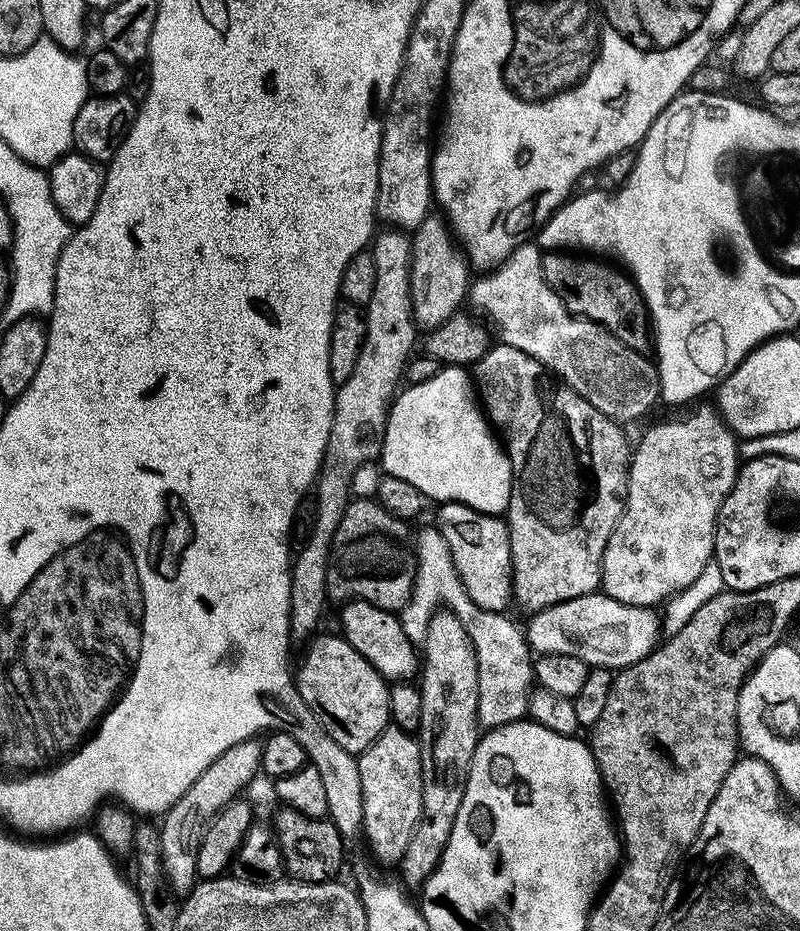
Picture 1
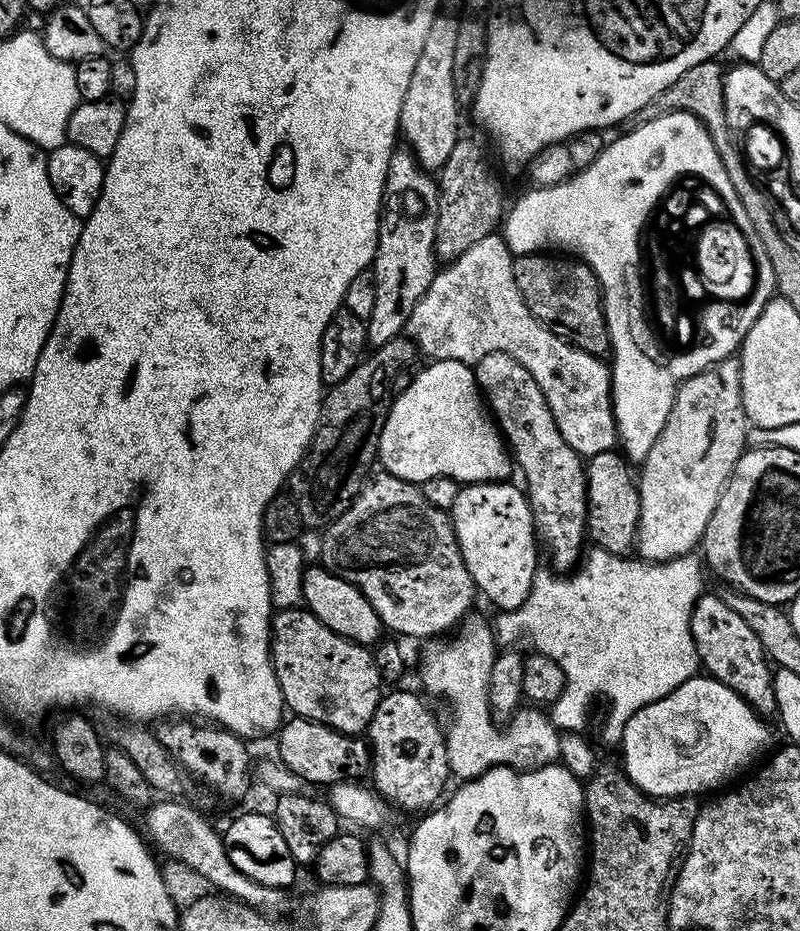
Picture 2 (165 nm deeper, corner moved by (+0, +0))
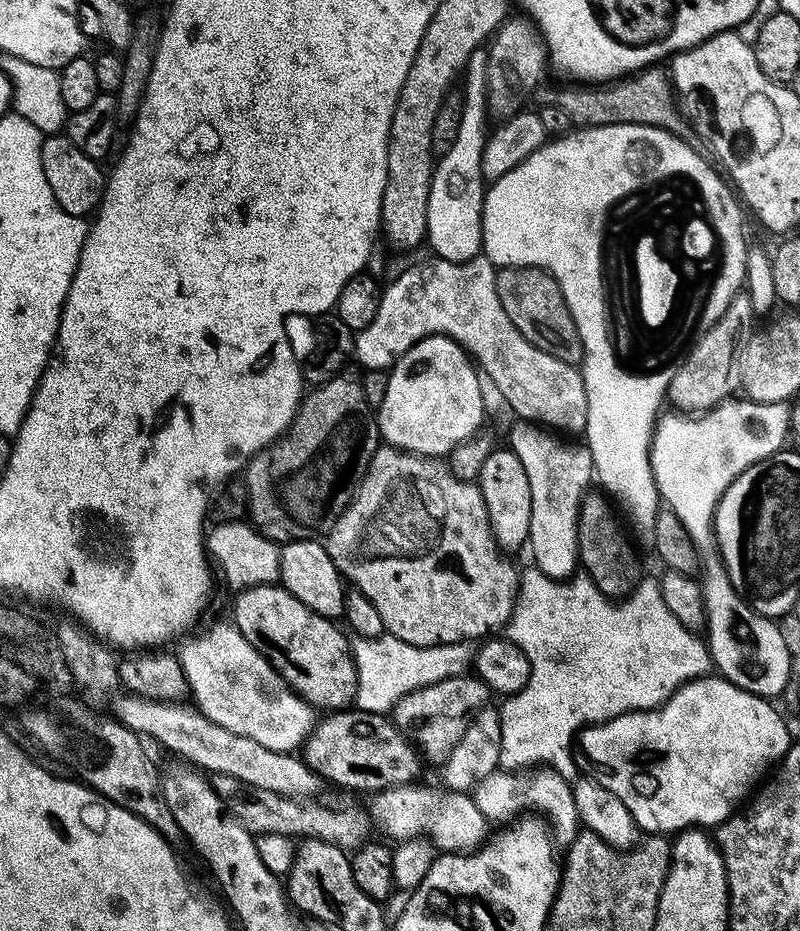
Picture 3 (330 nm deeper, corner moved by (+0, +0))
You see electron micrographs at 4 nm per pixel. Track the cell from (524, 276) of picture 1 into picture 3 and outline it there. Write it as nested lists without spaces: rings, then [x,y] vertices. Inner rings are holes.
[[[483,254],[461,264],[439,258],[429,259],[406,269],[389,288],[387,285],[380,293],[378,314],[374,314],[374,322],[355,333],[354,360],[361,364],[361,369],[391,369],[399,356],[414,347],[423,336],[449,336],[468,353],[482,371],[494,378],[494,386],[502,390],[502,398],[506,398],[513,413],[521,421],[532,421],[560,434],[583,433],[588,403],[581,369],[575,364],[562,362],[557,356],[538,350],[538,346],[526,342],[526,338],[518,334],[514,322],[506,318],[506,310],[502,310],[502,302],[498,302],[496,268],[492,261]]]

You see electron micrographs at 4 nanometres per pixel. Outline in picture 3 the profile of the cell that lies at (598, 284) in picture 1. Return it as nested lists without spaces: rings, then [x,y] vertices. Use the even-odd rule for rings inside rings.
[[[500,266],[496,268],[496,289],[498,302],[502,302],[502,310],[506,310],[506,318],[514,322],[518,334],[522,334],[526,342],[567,364],[579,365],[583,361],[584,347],[578,326],[574,326],[566,298],[562,298],[562,290],[551,274],[543,268]]]

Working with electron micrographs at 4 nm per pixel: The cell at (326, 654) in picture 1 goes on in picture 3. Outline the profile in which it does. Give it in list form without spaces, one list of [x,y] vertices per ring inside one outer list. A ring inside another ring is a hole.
[[[279,583],[244,588],[234,597],[231,623],[313,709],[344,710],[355,701],[356,663],[349,637],[340,633],[335,619],[310,610]]]

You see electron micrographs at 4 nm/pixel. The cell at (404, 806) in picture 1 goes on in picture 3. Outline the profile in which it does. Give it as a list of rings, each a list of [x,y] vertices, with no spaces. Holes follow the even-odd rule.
[[[465,674],[462,676],[448,676],[445,680],[439,680],[433,684],[427,684],[424,688],[414,690],[406,694],[393,706],[390,719],[413,744],[416,745],[421,757],[435,766],[443,765],[446,758],[450,758],[451,751],[462,741],[468,723],[475,717],[485,705],[489,703],[490,689],[482,683],[479,676]]]

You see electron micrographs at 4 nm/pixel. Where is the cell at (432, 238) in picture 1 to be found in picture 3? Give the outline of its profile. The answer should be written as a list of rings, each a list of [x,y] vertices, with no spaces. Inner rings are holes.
[[[512,14],[496,29],[486,49],[488,52],[486,62],[487,115],[492,118],[497,116],[497,121],[503,122],[525,107],[524,99],[531,94],[532,87],[544,76],[544,64],[546,68],[544,37],[541,36],[531,19],[520,14]]]

